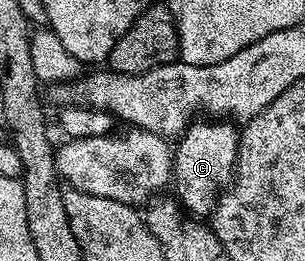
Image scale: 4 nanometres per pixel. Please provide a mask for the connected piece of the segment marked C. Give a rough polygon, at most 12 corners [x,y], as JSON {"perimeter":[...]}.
{"perimeter":[[197,119],[172,159],[175,200],[204,219],[232,184],[240,129]]}

